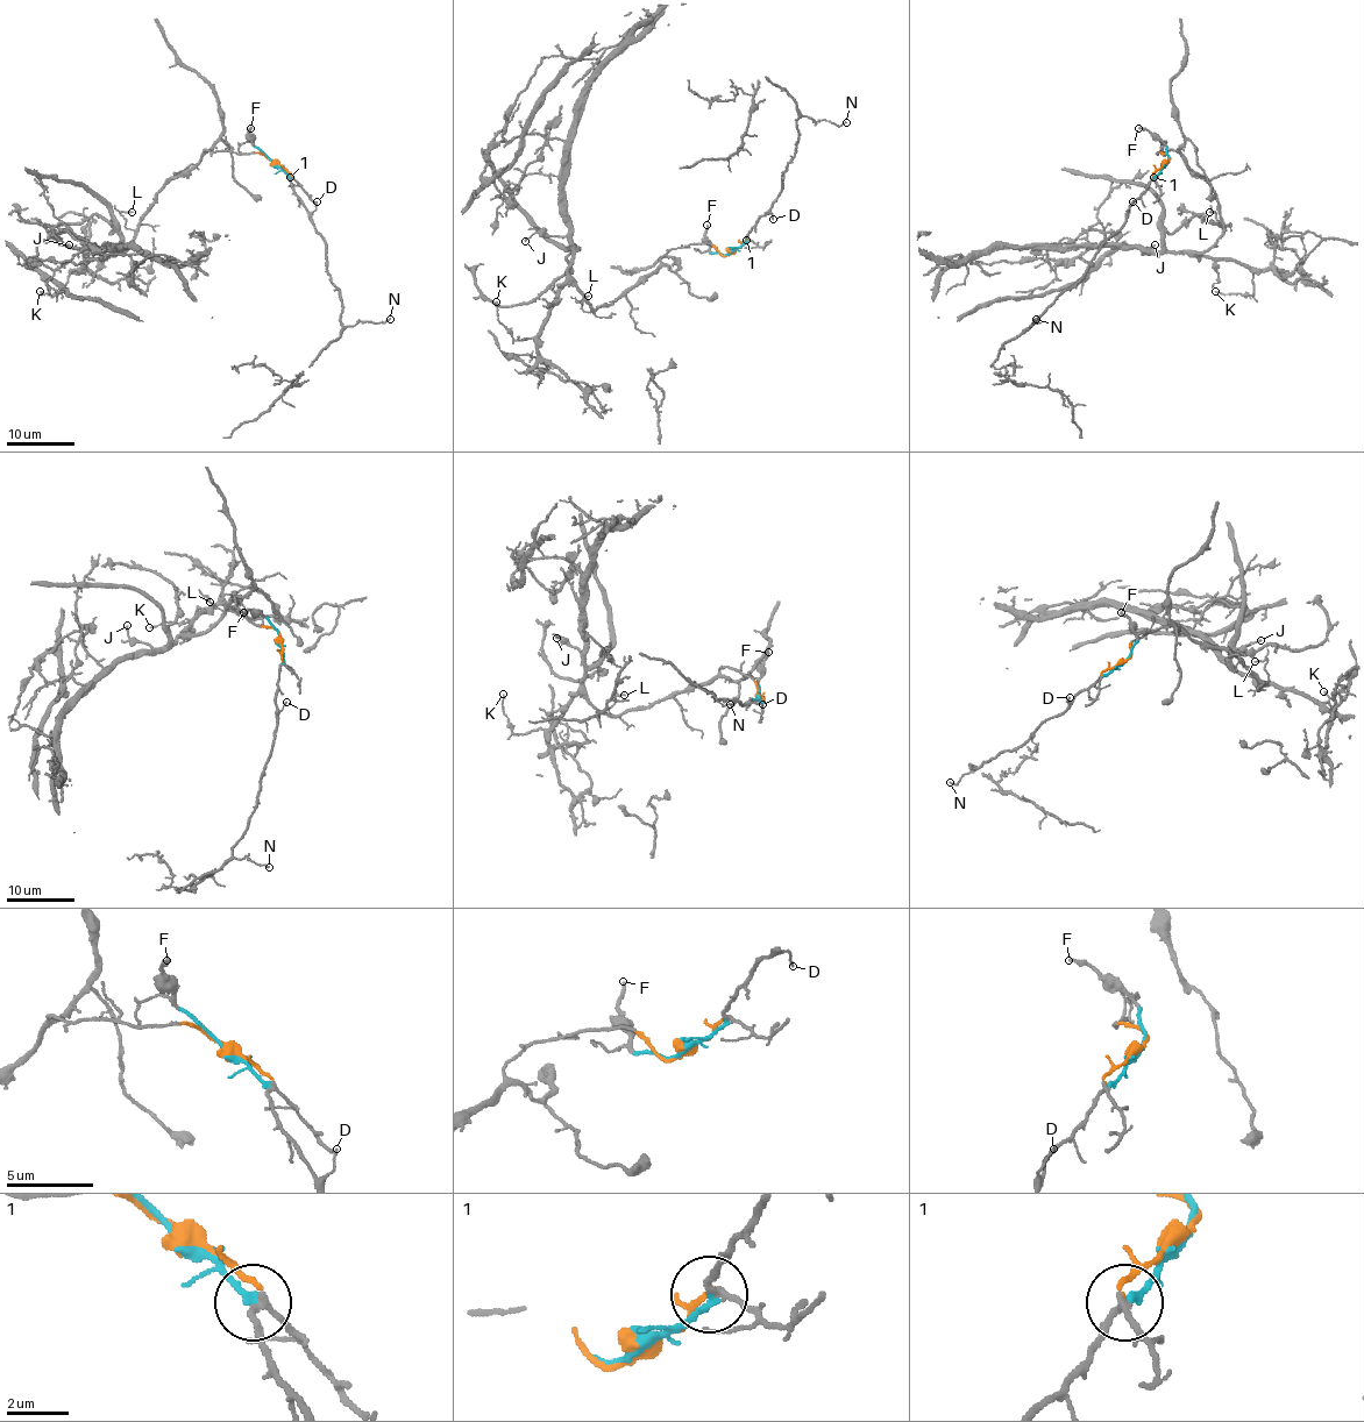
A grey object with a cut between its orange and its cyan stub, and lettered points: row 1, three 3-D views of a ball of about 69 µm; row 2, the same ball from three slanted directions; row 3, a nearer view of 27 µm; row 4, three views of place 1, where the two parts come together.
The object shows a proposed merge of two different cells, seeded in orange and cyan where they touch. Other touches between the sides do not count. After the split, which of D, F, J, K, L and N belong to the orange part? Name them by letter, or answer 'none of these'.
J, K, L

